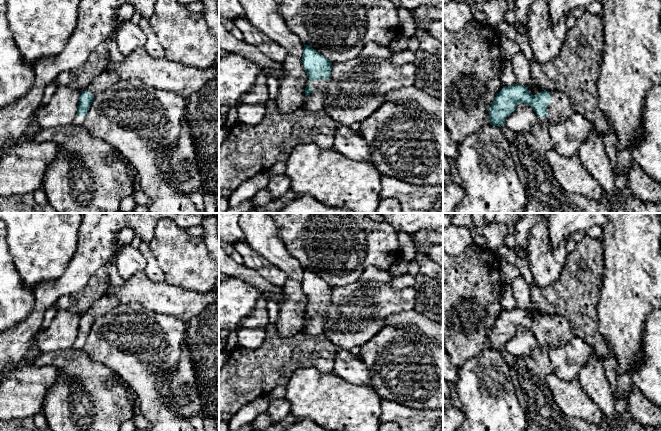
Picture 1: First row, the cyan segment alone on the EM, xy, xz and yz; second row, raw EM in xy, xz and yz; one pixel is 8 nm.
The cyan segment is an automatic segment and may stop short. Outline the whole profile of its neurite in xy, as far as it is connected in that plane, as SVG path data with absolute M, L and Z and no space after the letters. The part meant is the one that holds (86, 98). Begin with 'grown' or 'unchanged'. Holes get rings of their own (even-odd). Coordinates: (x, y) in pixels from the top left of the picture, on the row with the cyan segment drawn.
grown; M104 71L96 76L86 91L81 92L79 98L79 106L77 110L77 117L74 119L74 125L82 125L87 112L93 102L94 96L103 91L110 90L111 87L120 80L120 77L116 74Z

